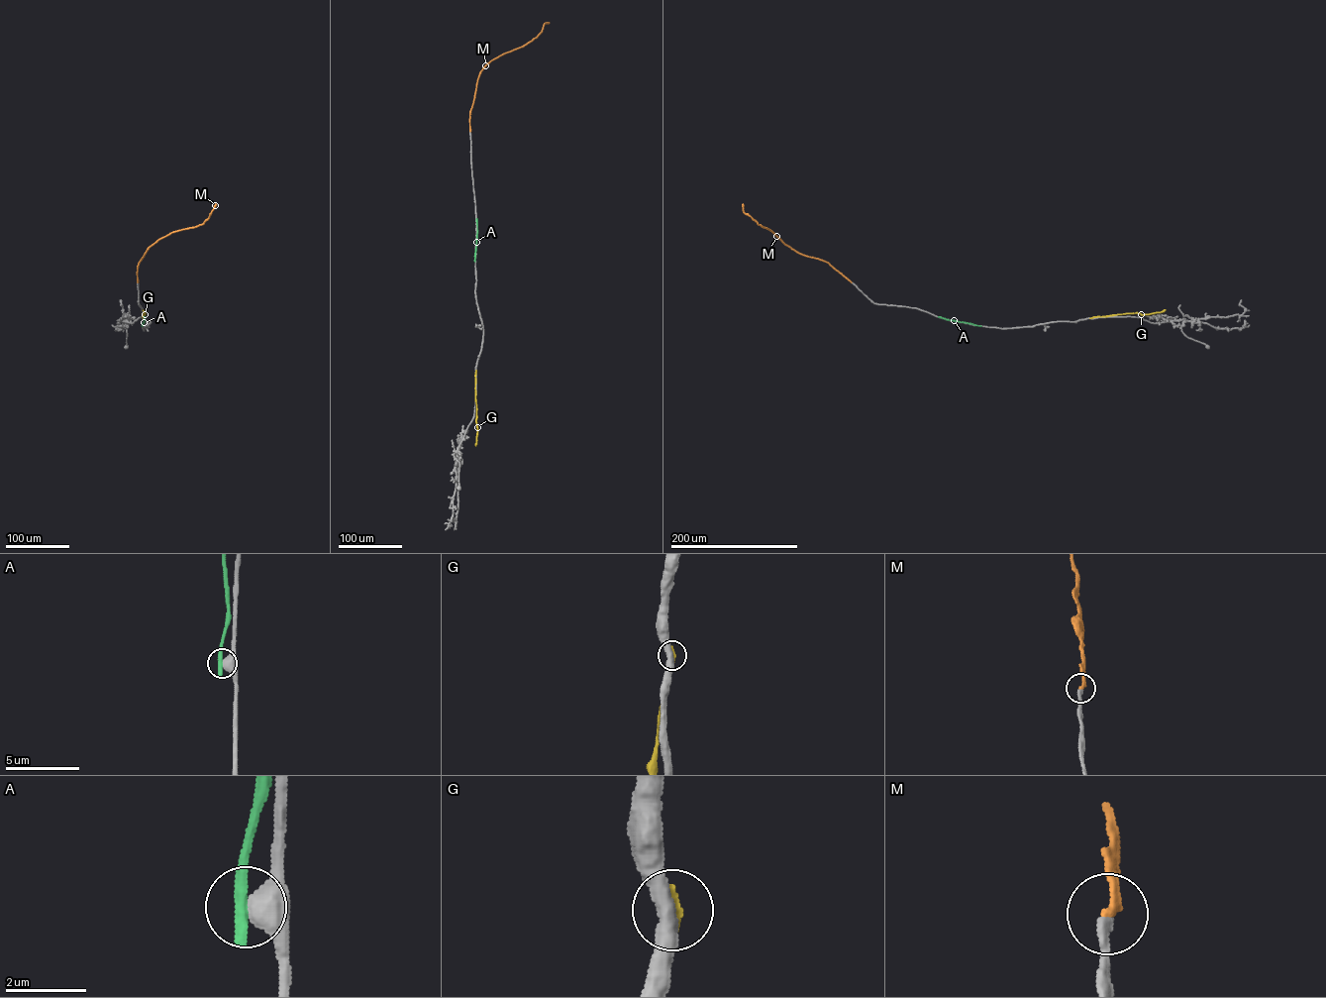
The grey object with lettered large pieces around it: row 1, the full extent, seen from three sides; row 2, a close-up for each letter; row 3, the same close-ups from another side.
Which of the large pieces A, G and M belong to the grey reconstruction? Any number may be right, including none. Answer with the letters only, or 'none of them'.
M

